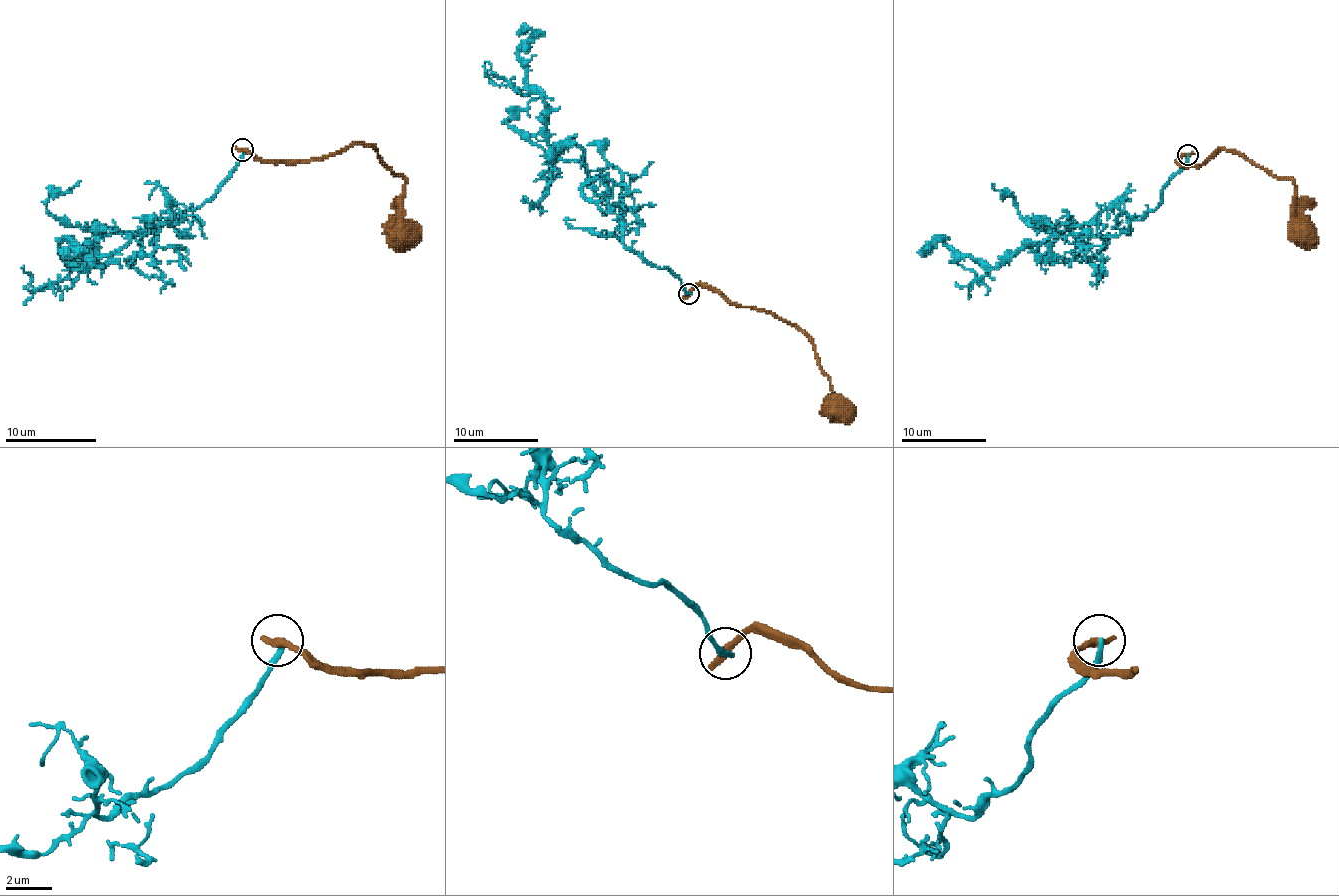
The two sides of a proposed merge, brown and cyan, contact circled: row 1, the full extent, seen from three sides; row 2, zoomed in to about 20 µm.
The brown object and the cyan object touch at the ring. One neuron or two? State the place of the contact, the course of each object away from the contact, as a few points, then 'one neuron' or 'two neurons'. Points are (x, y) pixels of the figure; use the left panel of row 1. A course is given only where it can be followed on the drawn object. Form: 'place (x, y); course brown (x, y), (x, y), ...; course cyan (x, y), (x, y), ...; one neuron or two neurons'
place (242, 149); course brown (243, 149), (272, 160), (291, 160), (334, 156), (355, 144), (368, 144), (394, 174), (405, 181), (405, 238); course cyan (243, 149), (204, 201), (174, 220), (170, 206), (170, 224), (103, 233), (85, 270), (64, 240), (58, 252); two neurons

